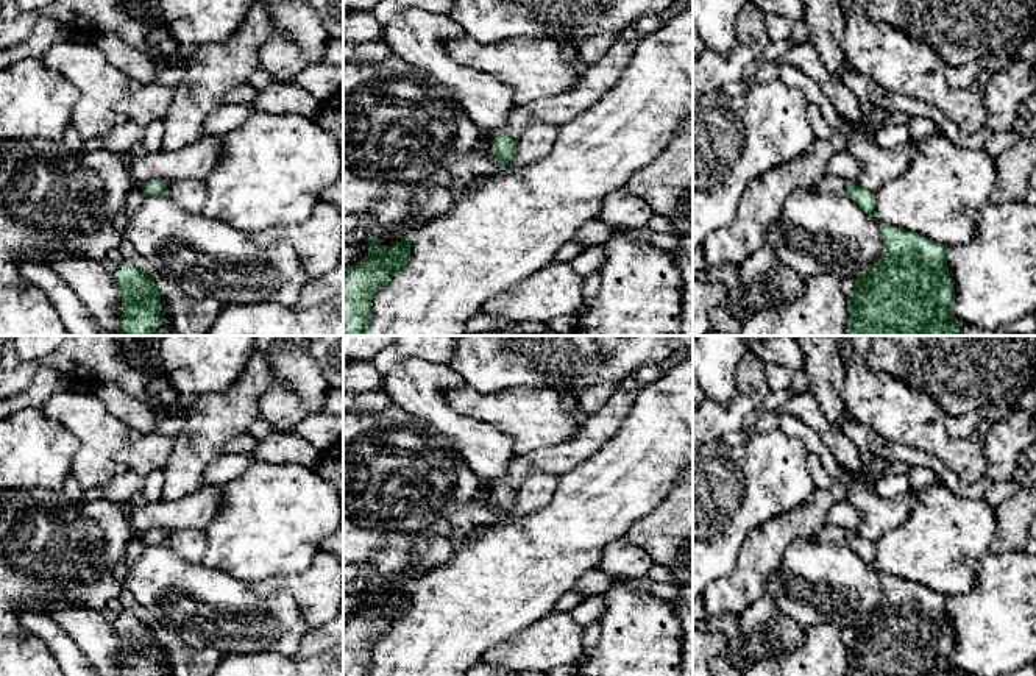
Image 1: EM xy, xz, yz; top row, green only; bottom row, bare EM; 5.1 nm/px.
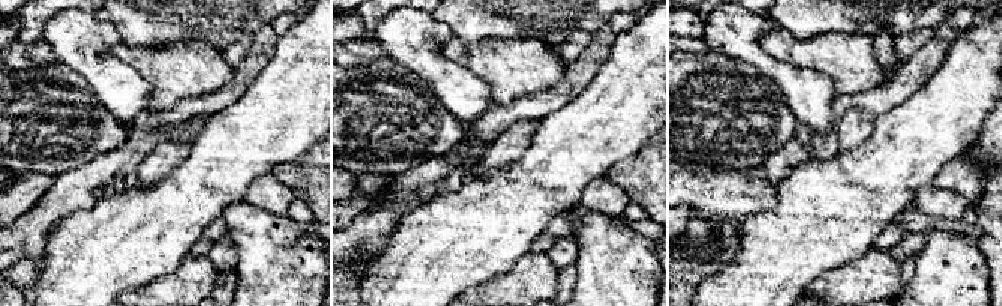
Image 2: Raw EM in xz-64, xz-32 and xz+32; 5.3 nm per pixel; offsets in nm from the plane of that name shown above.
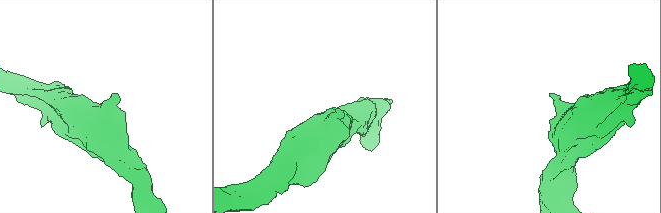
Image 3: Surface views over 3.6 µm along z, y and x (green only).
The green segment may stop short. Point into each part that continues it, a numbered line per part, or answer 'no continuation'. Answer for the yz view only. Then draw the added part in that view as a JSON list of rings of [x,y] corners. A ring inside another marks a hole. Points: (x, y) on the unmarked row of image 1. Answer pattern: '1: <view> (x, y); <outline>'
1: yz (830, 533); [[[825,523],[825,526],[818,532],[816,540],[818,543],[846,545],[846,535],[846,529]]]

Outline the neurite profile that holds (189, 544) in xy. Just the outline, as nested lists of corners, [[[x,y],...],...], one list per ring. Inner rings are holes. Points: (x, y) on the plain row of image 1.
[[[175,529],[169,532],[169,546],[187,562],[203,564],[206,534],[203,529]]]

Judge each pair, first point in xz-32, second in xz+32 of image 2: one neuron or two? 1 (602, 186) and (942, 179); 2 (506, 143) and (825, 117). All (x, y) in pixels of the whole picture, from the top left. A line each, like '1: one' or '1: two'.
1: two
2: two

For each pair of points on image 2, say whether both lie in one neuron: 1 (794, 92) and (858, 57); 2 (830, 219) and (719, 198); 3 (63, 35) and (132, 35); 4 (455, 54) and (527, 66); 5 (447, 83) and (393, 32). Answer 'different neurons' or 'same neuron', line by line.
1: different neurons
2: different neurons
3: different neurons
4: same neuron
5: same neuron

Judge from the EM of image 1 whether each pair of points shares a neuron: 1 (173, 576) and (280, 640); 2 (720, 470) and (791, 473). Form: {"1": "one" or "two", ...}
{"1": "one", "2": "one"}

